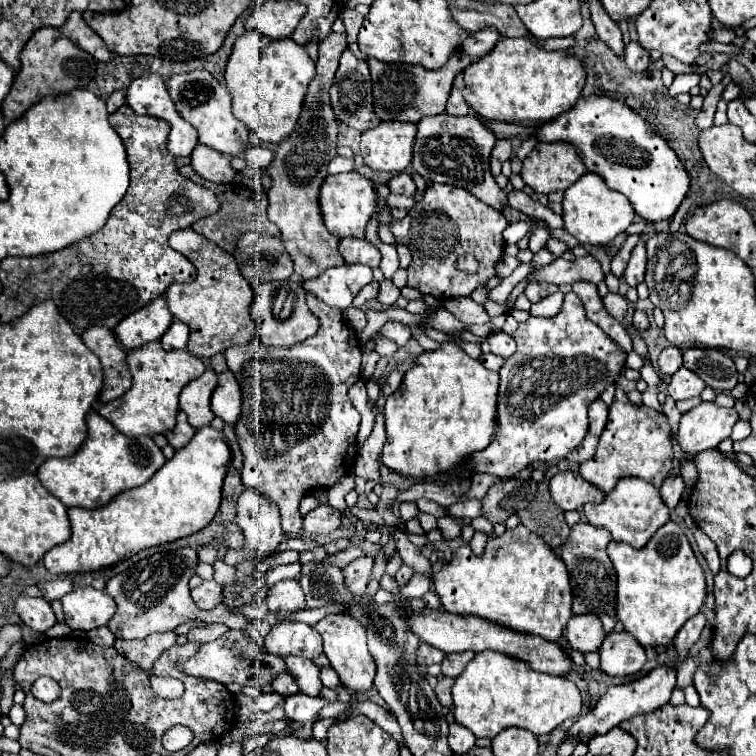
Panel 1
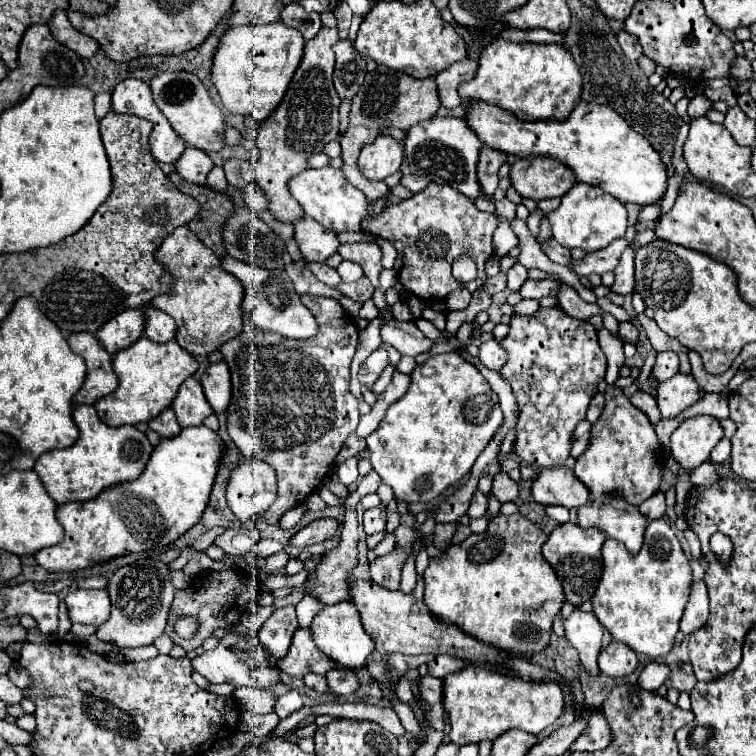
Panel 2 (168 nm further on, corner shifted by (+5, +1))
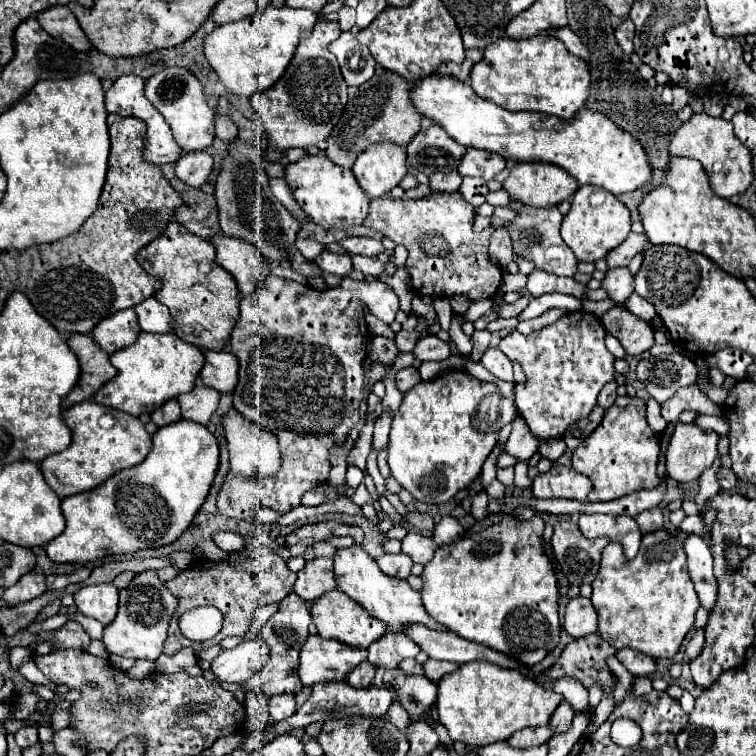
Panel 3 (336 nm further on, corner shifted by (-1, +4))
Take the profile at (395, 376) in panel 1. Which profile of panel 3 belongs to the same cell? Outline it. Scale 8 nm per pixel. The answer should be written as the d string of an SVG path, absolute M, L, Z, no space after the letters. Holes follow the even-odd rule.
M410 366L410 368L402 368L398 374L396 374L396 388L400 390L400 392L408 392L410 388L414 388L416 384L420 384L422 380L420 380L420 374L418 374L418 370L414 368L414 366Z

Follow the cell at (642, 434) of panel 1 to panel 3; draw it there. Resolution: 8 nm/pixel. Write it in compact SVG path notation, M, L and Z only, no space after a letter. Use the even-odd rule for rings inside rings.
M618 396L606 410L600 426L572 452L572 468L592 480L594 488L588 494L590 502L608 502L660 484L656 474L658 450L660 436L652 432L646 422L646 402L640 398Z

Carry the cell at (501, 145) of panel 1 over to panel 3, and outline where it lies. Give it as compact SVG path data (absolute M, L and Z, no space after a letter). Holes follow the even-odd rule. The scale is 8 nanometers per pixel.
M470 148L462 156L462 160L458 164L458 172L460 172L460 176L480 176L488 182L500 170L504 170L504 166L506 166L506 160L502 156Z

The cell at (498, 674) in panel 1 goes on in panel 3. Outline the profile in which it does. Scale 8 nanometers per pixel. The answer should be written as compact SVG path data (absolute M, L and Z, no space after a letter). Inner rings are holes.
M472 660L460 664L458 670L440 678L436 712L440 724L444 724L452 740L478 748L504 742L522 728L546 726L560 700L560 694L542 688L518 670L502 668L486 660Z

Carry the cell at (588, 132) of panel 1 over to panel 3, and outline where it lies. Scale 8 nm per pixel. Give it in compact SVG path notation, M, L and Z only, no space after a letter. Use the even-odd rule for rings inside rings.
M438 72L418 80L410 98L424 118L442 126L450 138L466 148L494 152L512 162L548 162L564 168L578 184L600 186L612 194L632 192L652 178L652 168L640 142L616 128L608 116L588 108L582 108L568 122L538 112L508 112L476 96L466 82Z

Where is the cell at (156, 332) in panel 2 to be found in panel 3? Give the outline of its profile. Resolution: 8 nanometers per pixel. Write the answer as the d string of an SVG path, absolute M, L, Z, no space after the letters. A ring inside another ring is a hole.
M154 296L136 304L134 312L144 332L158 332L158 334L172 332L172 316Z

